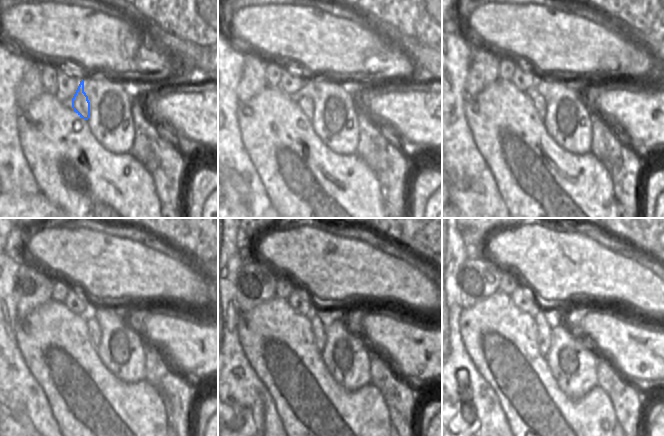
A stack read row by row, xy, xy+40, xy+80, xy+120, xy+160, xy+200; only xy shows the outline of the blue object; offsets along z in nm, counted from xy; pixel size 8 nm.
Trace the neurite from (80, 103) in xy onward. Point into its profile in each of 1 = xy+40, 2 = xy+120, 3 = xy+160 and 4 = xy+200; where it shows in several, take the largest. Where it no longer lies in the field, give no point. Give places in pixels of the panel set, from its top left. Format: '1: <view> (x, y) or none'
1: xy+40 (306, 104)
2: xy+120 (88, 315)
3: xy+160 (318, 331)
4: xy+200 (543, 329)

